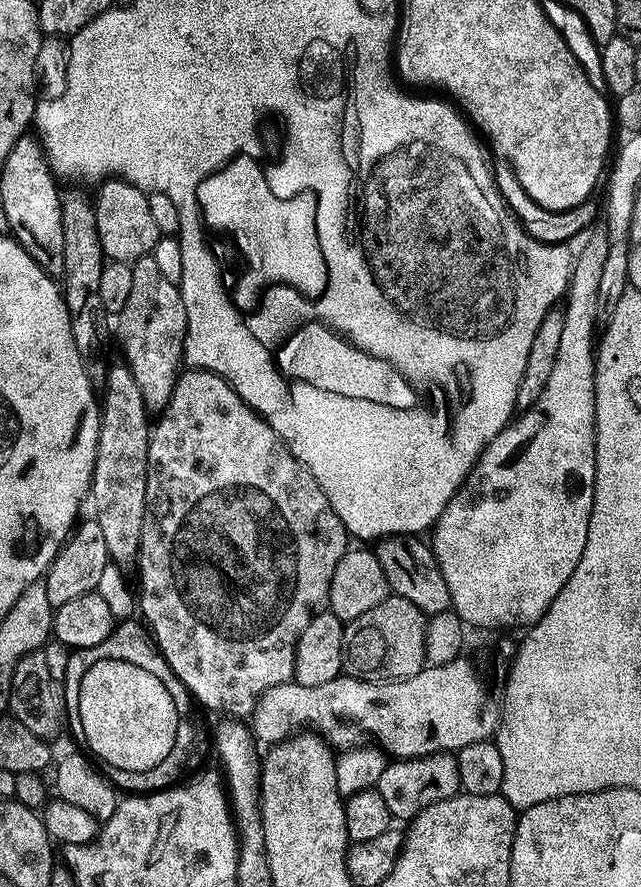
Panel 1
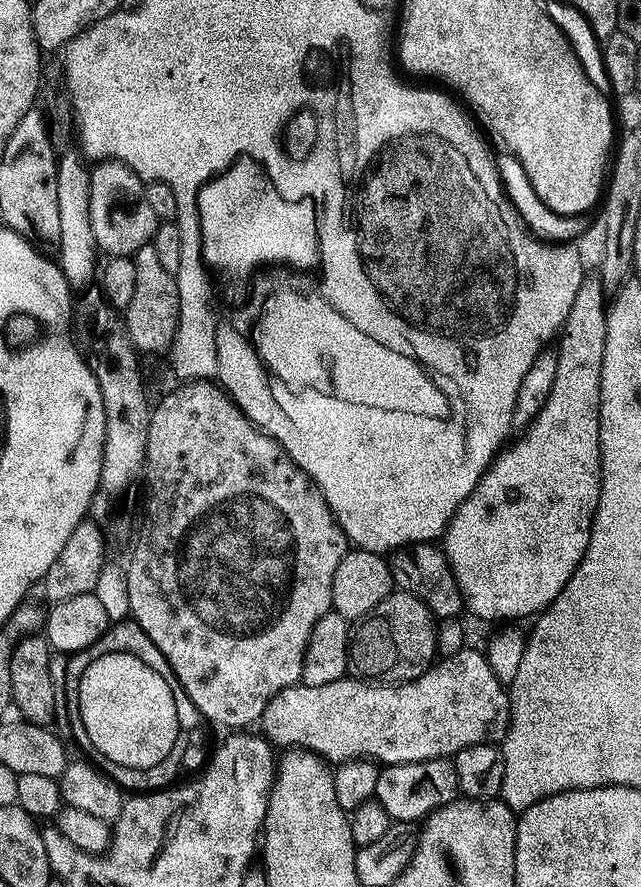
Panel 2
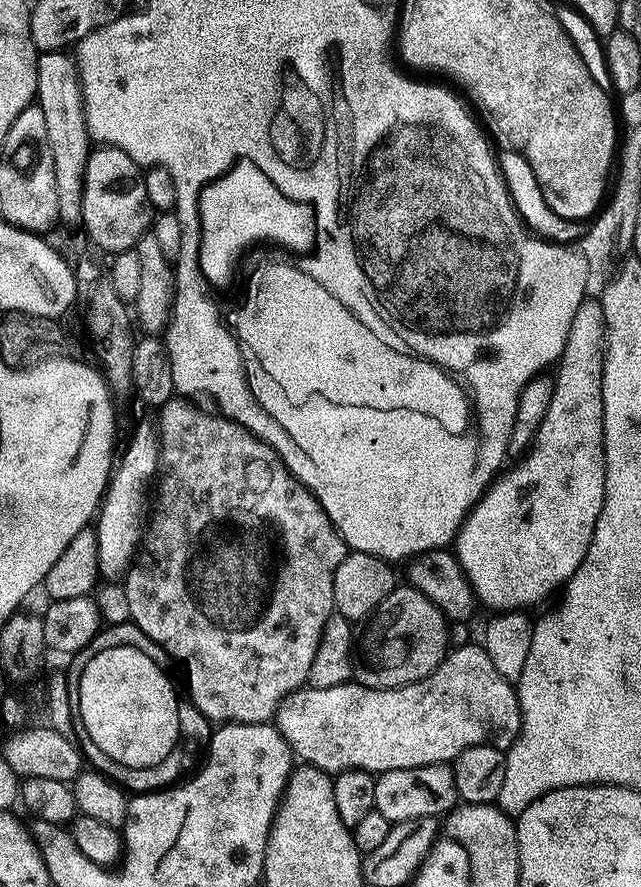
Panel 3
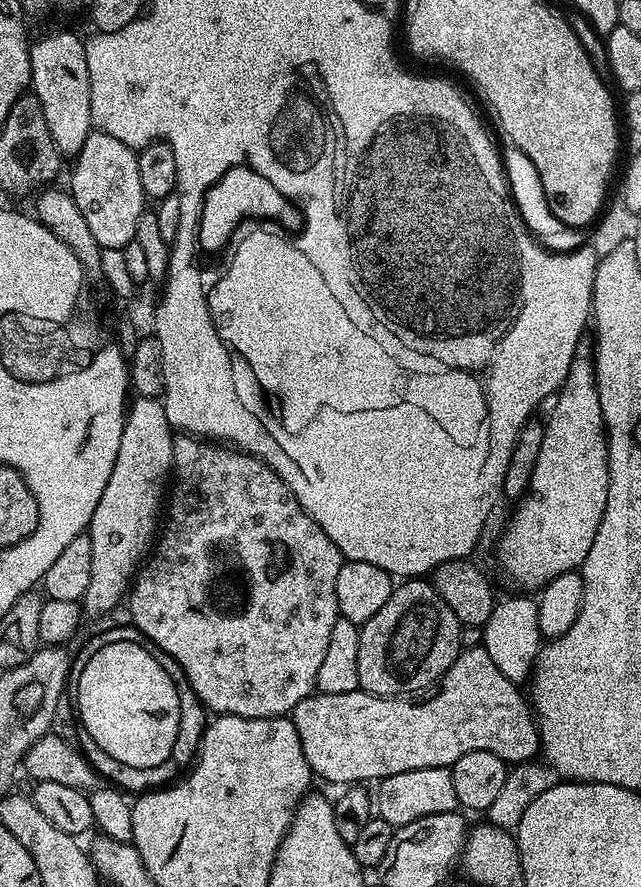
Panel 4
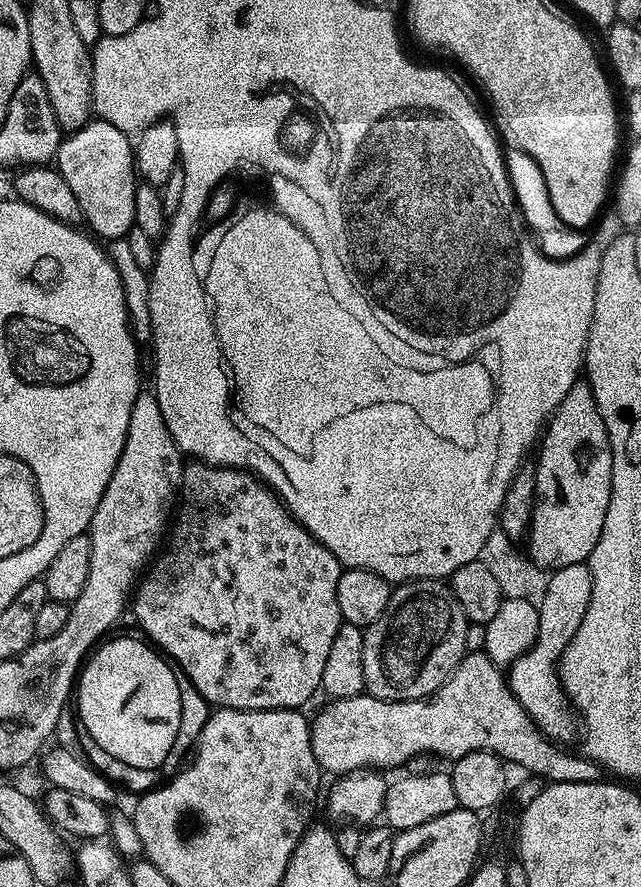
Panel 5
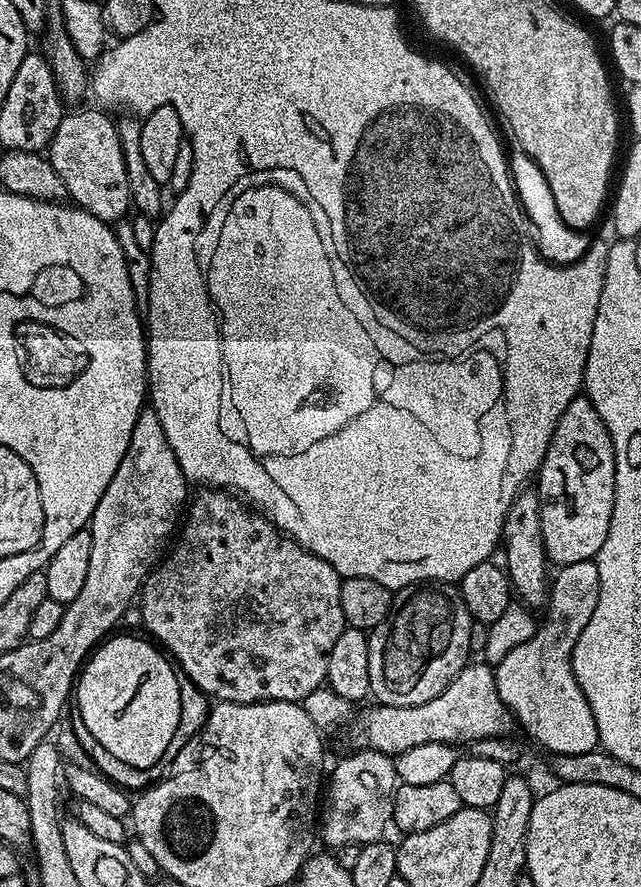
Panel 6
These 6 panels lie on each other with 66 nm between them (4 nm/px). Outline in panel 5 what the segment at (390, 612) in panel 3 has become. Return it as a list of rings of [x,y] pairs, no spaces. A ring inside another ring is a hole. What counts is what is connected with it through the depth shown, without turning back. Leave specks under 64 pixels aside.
[[[410,580],[395,585],[382,618],[364,629],[364,692],[379,700],[423,700],[431,696],[464,659],[469,623],[447,583]]]

